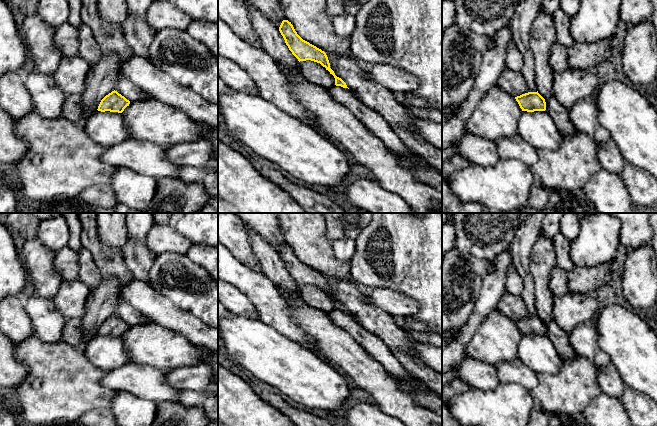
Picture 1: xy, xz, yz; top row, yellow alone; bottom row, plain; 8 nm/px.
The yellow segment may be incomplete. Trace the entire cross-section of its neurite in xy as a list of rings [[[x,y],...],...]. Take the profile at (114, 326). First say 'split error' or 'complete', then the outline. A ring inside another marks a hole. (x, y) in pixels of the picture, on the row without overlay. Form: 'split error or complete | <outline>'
complete | [[[114,314],[101,324],[97,334],[122,337],[129,328],[129,324]]]

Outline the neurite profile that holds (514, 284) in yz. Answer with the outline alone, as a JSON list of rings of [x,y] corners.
[[[512,265],[507,270],[506,292],[516,297],[520,297],[522,291],[523,291],[523,280],[519,276],[515,267]]]

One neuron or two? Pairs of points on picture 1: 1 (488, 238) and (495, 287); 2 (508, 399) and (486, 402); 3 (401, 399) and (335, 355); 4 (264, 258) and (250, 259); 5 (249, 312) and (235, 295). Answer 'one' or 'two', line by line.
1: two
2: one
3: one
4: two
5: one

